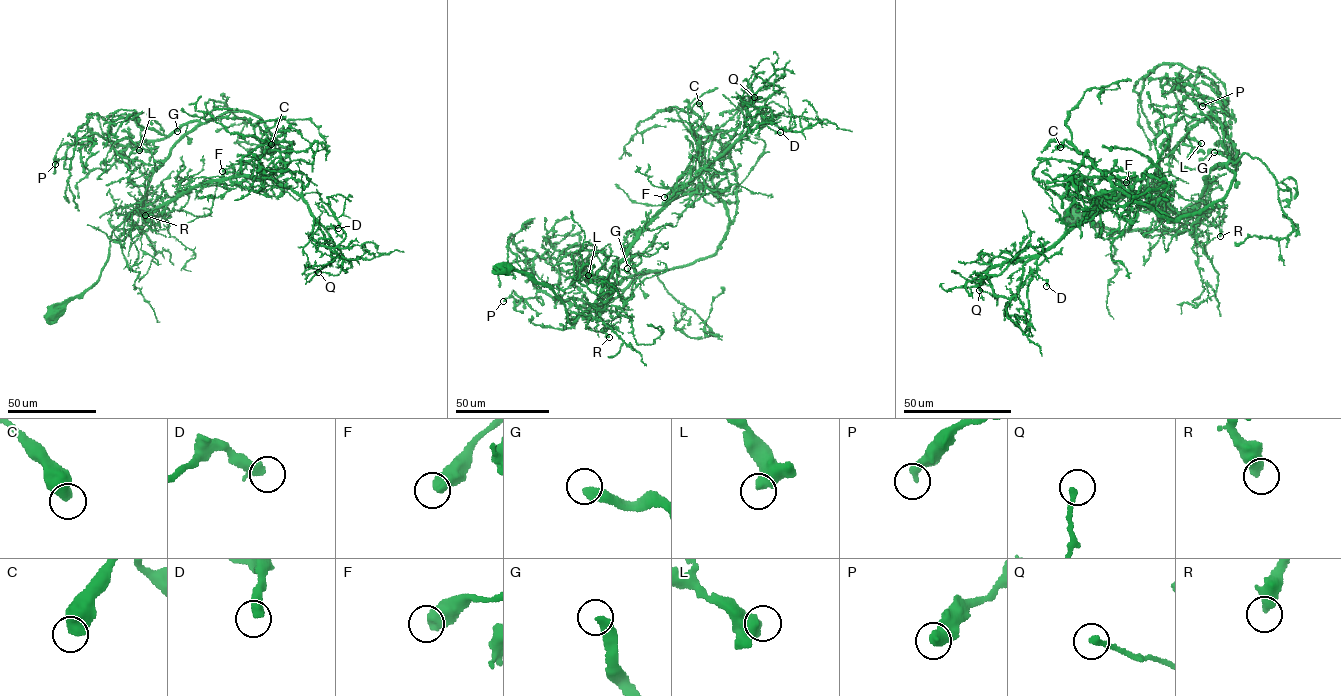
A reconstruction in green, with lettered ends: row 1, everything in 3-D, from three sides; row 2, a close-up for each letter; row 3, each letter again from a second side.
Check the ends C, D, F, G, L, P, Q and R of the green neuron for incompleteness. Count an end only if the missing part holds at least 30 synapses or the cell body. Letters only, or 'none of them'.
G

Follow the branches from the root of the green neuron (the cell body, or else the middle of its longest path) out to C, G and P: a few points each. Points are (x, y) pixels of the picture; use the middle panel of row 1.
C: (504, 267), (551, 289), (569, 323), (591, 308), (642, 230), (727, 143), (731, 152), (699, 103)
G: (504, 267), (551, 289), (570, 323), (600, 304), (622, 278), (651, 271), (633, 279), (627, 268)
P: (504, 267), (551, 289), (570, 323), (622, 278), (651, 271), (587, 307), (539, 291), (503, 301)

